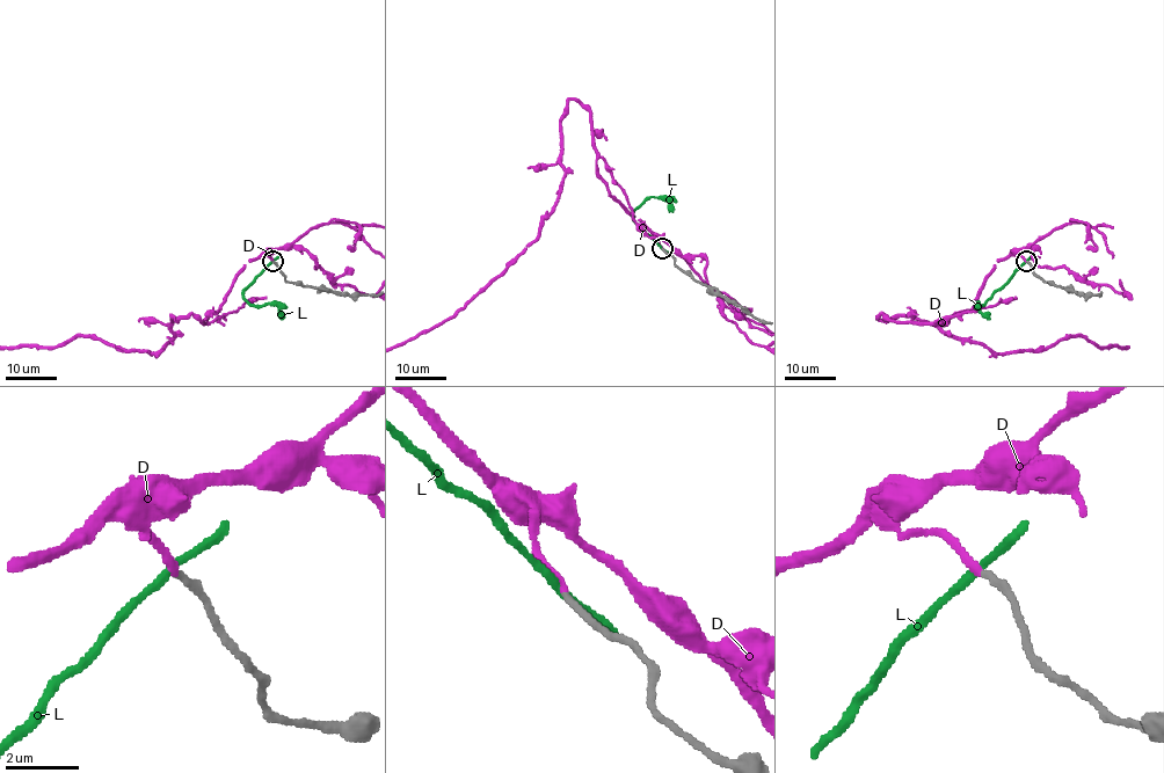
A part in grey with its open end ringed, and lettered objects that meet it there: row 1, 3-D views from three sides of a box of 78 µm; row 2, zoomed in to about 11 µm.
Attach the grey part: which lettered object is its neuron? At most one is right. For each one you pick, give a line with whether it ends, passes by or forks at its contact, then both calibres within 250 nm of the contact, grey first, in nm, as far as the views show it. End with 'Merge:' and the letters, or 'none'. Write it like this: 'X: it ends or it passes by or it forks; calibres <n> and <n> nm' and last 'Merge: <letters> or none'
D: it ends; calibres 190 and 190 nm
Merge: D

